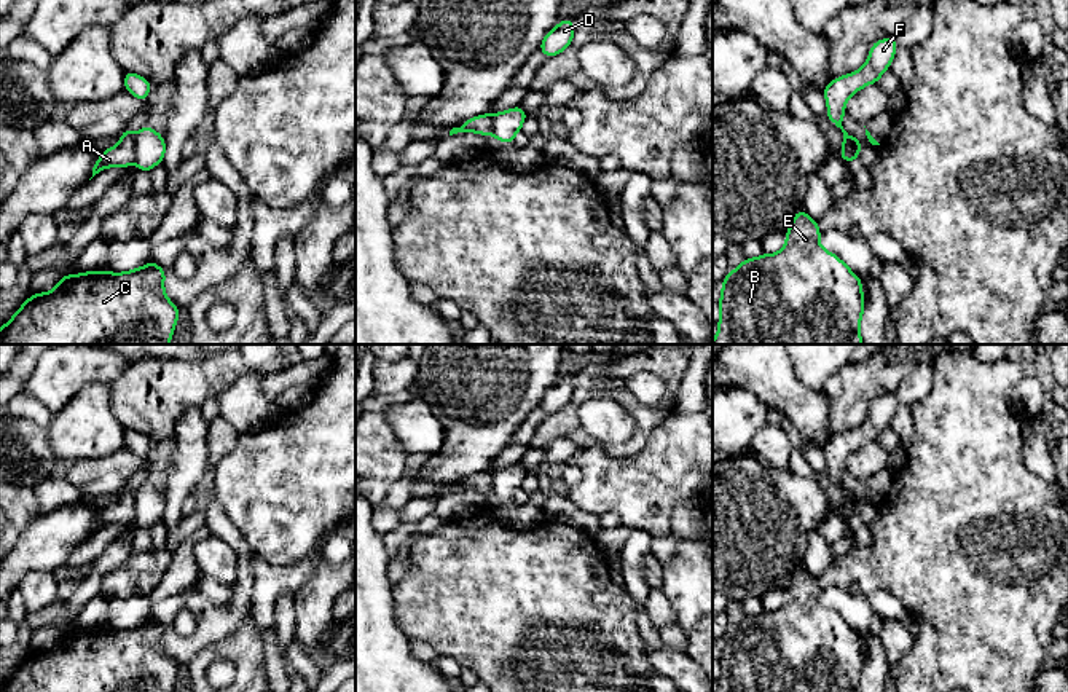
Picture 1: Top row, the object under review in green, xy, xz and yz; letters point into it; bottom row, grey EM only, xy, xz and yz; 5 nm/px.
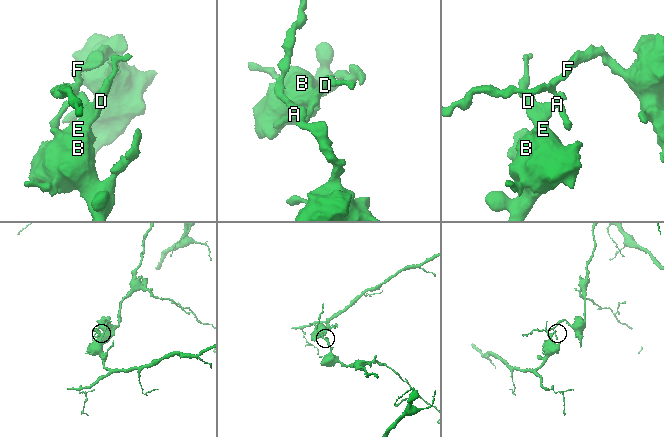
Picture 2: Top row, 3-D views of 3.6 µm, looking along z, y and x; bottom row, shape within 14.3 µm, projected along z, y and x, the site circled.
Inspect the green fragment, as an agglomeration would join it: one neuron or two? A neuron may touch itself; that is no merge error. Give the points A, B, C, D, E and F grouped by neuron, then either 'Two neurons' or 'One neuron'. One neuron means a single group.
Groups: A F / B C D E. Two neurons

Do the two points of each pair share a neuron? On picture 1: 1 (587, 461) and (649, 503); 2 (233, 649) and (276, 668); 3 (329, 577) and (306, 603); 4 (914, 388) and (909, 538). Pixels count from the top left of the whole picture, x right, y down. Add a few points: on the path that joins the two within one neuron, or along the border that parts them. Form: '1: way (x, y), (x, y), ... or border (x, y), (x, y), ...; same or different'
1: way (603, 474), (614, 485), (633, 488); same
2: border (255, 627), (263, 643), (266, 675); different
3: way (325, 584), (313, 597); same
4: border (931, 370), (931, 388), (910, 407); different

